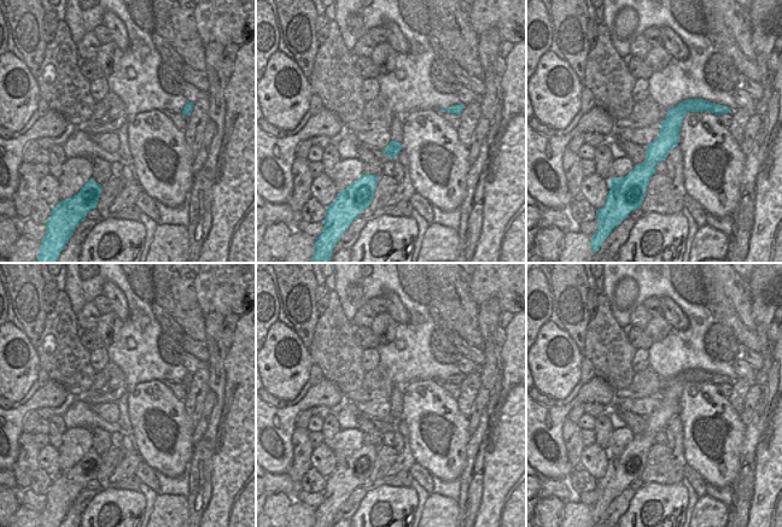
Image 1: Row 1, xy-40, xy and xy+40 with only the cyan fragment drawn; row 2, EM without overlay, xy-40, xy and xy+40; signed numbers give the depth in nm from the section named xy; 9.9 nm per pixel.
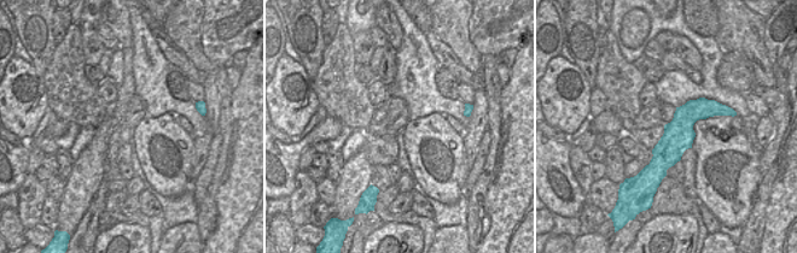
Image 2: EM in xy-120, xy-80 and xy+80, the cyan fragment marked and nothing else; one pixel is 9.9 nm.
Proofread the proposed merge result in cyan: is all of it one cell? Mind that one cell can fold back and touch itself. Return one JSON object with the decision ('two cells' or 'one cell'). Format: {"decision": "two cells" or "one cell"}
{"decision": "one cell"}

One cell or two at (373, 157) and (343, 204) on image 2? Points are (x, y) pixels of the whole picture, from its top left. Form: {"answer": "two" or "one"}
{"answer": "two"}

